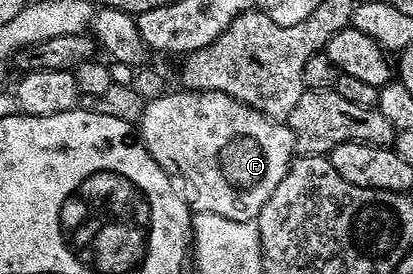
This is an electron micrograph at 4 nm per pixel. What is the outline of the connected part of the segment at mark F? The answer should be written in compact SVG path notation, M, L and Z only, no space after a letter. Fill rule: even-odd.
M167 91L160 99L146 102L140 122L142 146L150 152L156 163L166 167L171 161L178 168L179 175L186 180L186 185L190 188L189 204L197 212L211 213L224 219L236 219L240 223L253 222L264 203L272 199L272 191L276 191L280 179L284 179L295 156L294 135L289 124L266 117L223 93L177 92Z

